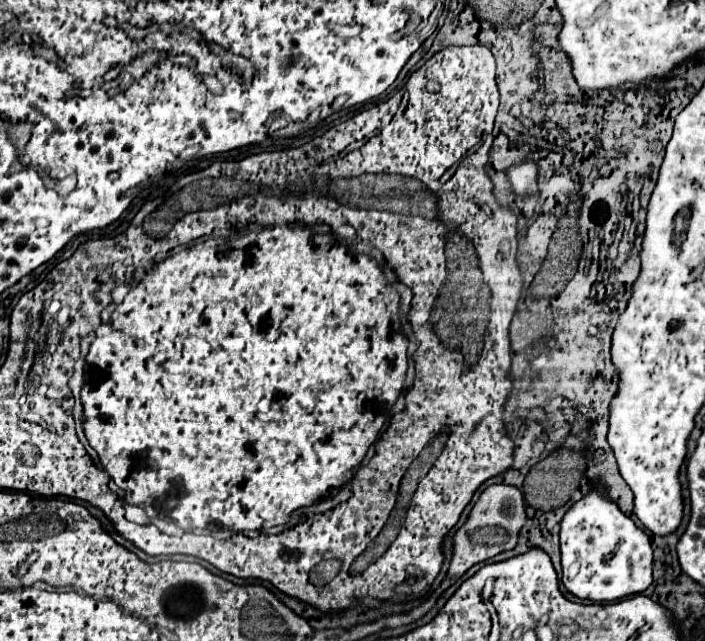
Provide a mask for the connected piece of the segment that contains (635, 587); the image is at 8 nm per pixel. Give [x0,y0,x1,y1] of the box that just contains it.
[561,481,651,601]

